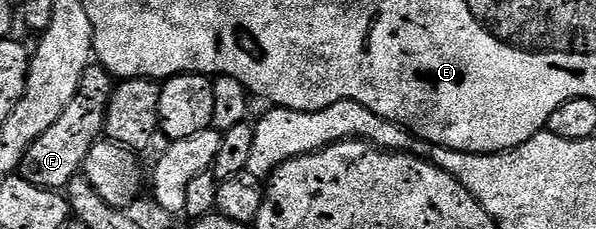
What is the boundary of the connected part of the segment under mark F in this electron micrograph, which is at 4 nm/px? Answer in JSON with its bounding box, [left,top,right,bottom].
[18,63,116,190]

